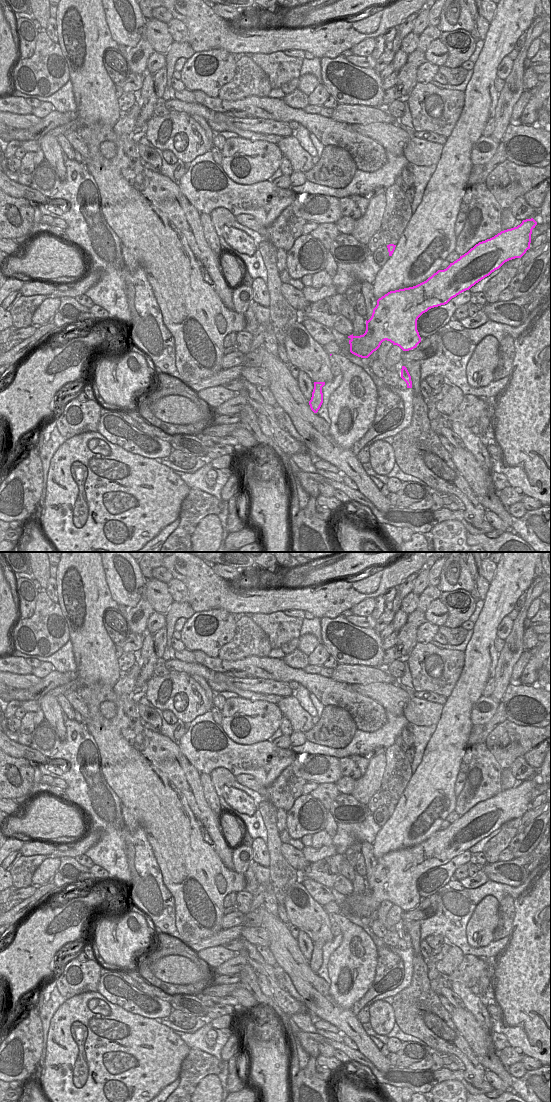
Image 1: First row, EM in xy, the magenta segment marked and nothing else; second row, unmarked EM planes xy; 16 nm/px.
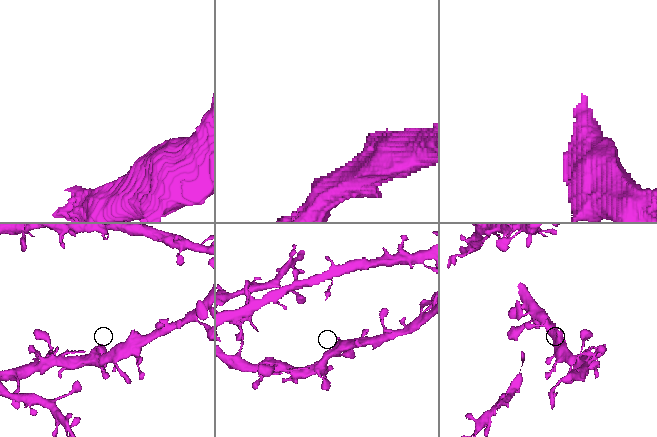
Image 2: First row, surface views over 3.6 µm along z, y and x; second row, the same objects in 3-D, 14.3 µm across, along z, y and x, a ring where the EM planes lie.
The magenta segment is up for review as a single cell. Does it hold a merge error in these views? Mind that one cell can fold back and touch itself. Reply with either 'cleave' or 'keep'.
keep

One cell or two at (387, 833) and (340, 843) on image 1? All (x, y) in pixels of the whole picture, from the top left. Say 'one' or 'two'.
two

